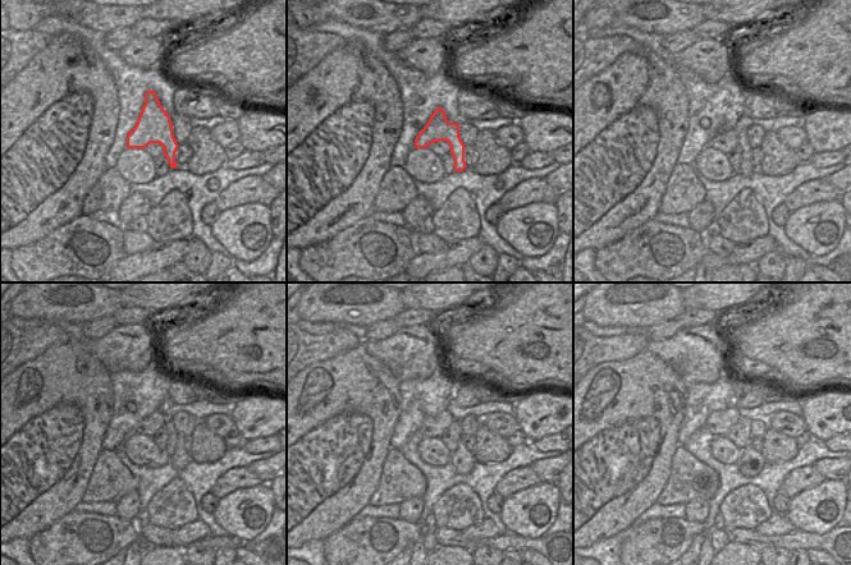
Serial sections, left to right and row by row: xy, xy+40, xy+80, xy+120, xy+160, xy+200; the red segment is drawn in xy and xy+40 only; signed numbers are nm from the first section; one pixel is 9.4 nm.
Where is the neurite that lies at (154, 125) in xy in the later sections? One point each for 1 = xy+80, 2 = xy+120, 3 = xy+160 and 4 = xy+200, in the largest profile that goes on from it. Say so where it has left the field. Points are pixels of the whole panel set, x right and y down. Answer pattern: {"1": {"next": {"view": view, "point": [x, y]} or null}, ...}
{"1": {"next": {"view": "xy+80", "point": [746, 169]}}, "2": {"next": {"view": "xy+120", "point": [178, 458]}}, "3": {"next": {"view": "xy+160", "point": [462, 459]}}, "4": {"next": {"view": "xy+200", "point": [750, 463]}}}

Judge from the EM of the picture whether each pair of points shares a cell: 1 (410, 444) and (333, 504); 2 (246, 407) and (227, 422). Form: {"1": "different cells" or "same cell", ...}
{"1": "different cells", "2": "different cells"}

